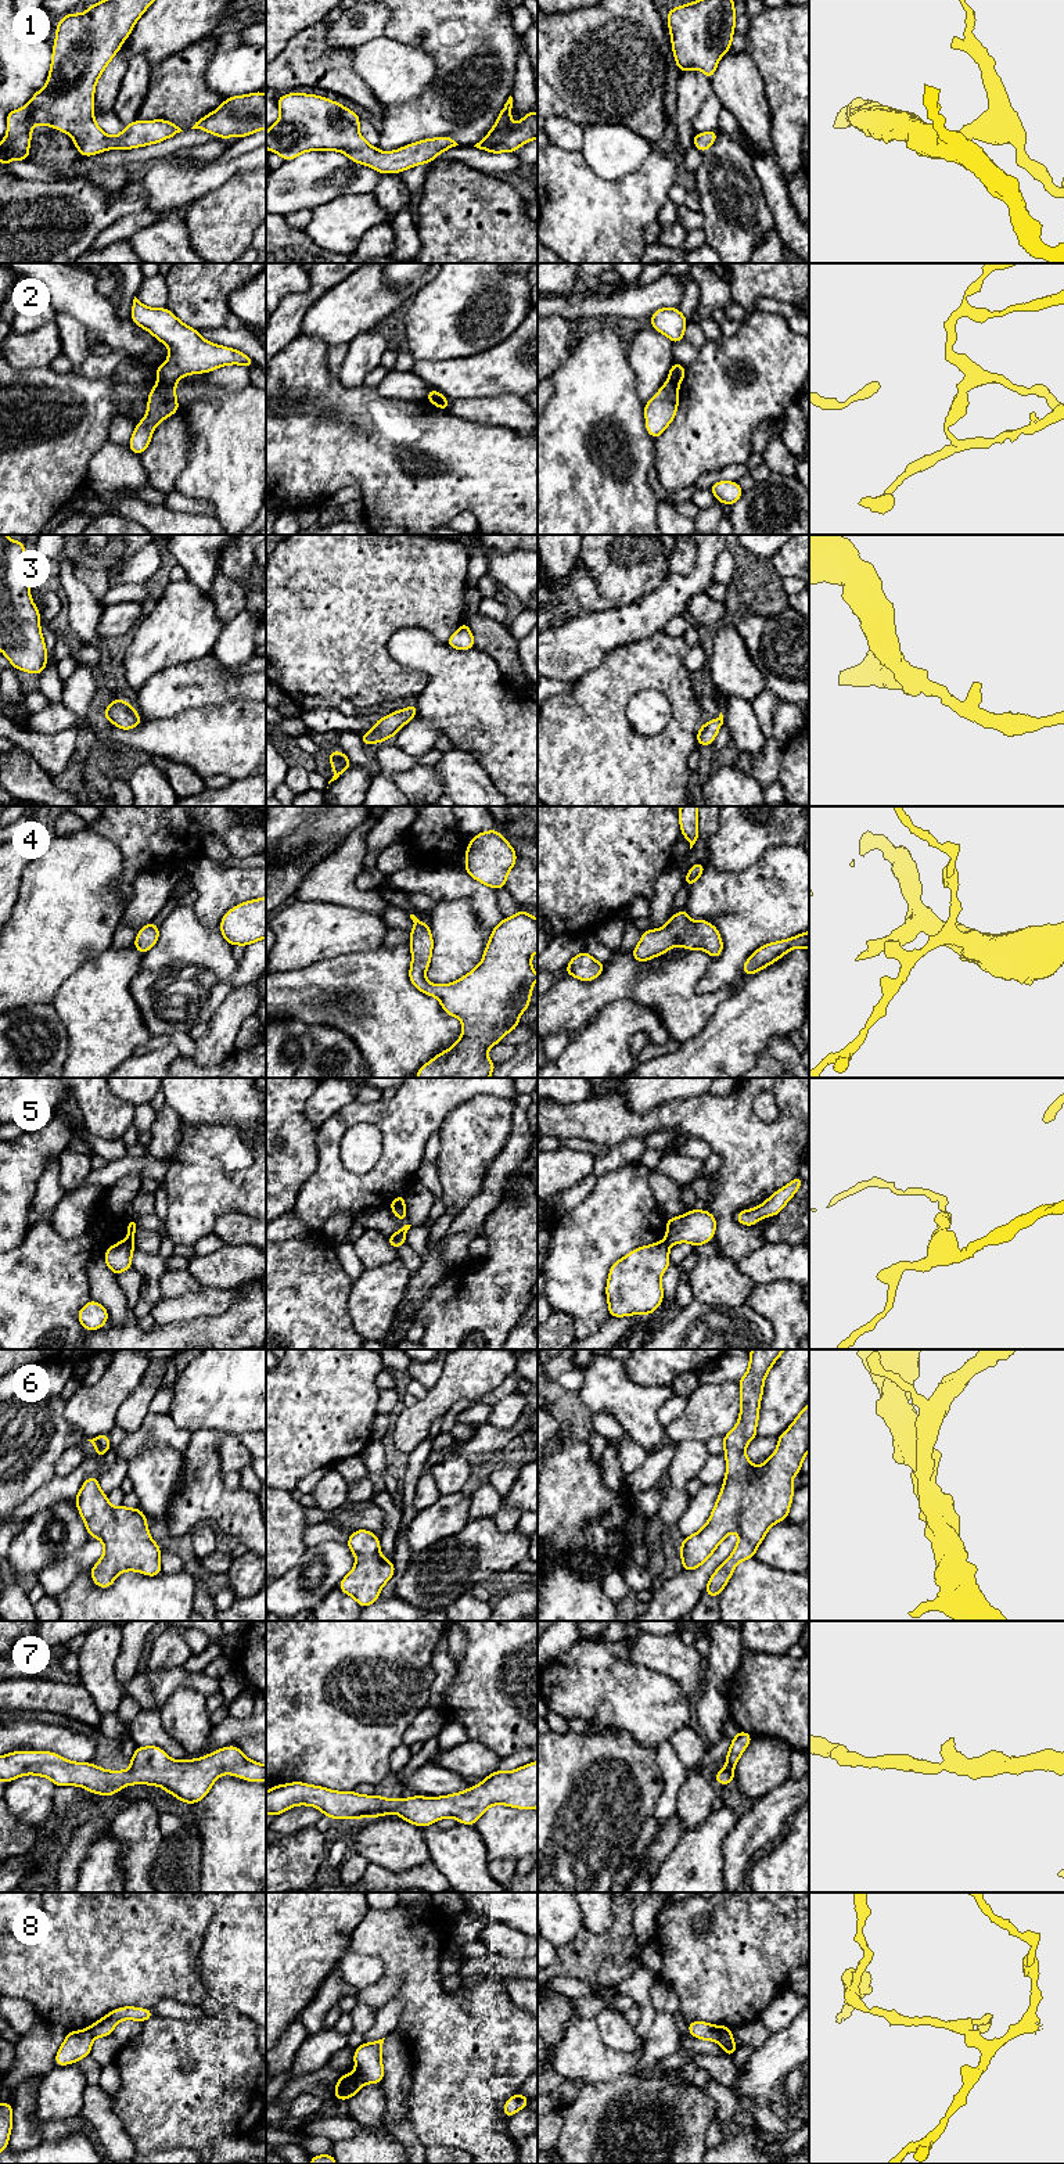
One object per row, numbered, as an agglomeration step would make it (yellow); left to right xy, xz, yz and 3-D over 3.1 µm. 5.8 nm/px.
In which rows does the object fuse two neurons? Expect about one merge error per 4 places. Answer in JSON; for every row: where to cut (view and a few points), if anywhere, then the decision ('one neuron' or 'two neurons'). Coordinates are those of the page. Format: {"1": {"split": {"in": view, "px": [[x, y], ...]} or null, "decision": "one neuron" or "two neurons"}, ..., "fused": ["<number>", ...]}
{"1": {"split": null, "decision": "one neuron"}, "2": {"split": {"in": "xy", "px": [[158, 381], [173, 385]]}, "decision": "two neurons"}, "3": {"split": null, "decision": "one neuron"}, "4": {"split": null, "decision": "one neuron"}, "5": {"split": {"in": "xz", "px": [[403, 1205], [392, 1210]]}, "decision": "two neurons"}, "6": {"split": null, "decision": "one neuron"}, "7": {"split": null, "decision": "one neuron"}, "8": {"split": {"in": "xz", "px": [[356, 2070], [363, 2082]]}, "decision": "two neurons"}, "fused": ["2", "5", "8"]}

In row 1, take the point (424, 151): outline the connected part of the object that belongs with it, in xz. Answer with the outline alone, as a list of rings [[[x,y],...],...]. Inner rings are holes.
[[[290,93],[276,100],[281,115],[266,132],[266,148],[284,161],[305,151],[341,151],[378,173],[400,173],[432,162],[438,154],[459,145],[450,136],[443,136],[382,152],[360,136],[359,115],[341,103],[303,93]]]

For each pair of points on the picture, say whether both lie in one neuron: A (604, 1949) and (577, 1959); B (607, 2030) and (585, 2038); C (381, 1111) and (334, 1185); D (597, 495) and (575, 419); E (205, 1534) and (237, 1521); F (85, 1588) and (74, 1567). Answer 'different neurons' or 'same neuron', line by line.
A: same neuron
B: different neurons
C: same neuron
D: same neuron
E: different neurons
F: different neurons

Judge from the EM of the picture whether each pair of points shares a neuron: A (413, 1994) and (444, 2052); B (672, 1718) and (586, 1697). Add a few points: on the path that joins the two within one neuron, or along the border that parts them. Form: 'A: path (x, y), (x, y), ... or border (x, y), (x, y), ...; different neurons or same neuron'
A: path (427, 2008), (428, 2013), (444, 2028), (444, 2037); same neuron
B: path (651, 1707), (629, 1696), (607, 1696); same neuron

